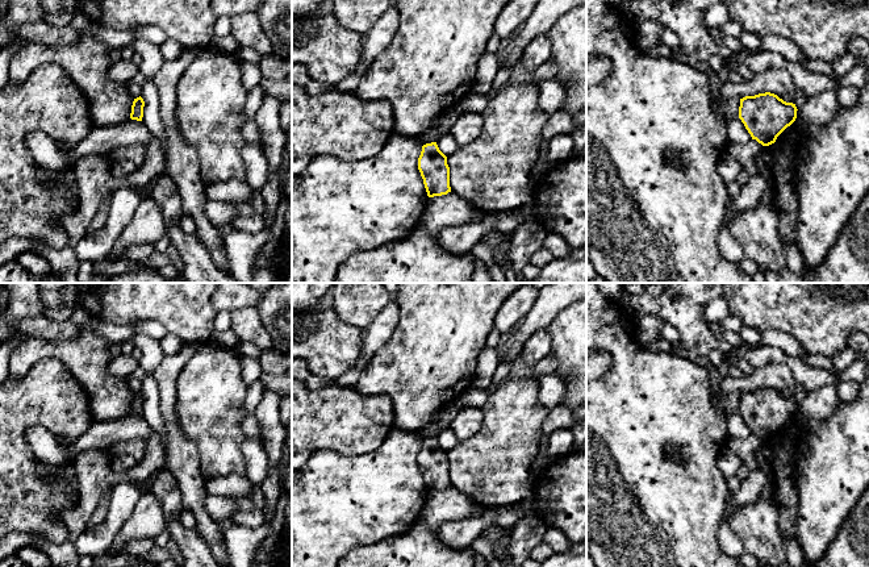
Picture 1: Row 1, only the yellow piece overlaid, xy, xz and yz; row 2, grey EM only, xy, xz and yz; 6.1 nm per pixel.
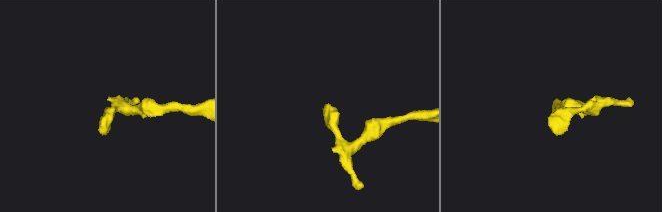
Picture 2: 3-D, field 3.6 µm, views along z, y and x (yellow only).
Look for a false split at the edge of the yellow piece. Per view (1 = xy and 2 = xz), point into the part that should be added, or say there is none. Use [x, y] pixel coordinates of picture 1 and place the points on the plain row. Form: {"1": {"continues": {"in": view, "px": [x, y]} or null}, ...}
{"1": {"continues": null}, "2": {"continues": null}}

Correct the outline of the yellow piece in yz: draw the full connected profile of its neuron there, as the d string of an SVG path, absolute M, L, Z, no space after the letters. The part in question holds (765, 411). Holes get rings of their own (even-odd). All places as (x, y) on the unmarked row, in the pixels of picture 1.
M765 387L740 393L739 413L752 434L769 441L795 416L797 405L795 399Z

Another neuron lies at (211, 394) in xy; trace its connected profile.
M202 342L176 383L176 421L192 439L204 478L245 475L242 422L247 385L237 347Z

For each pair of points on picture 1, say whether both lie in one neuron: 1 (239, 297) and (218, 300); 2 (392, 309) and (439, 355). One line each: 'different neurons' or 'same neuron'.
1: same neuron
2: different neurons

